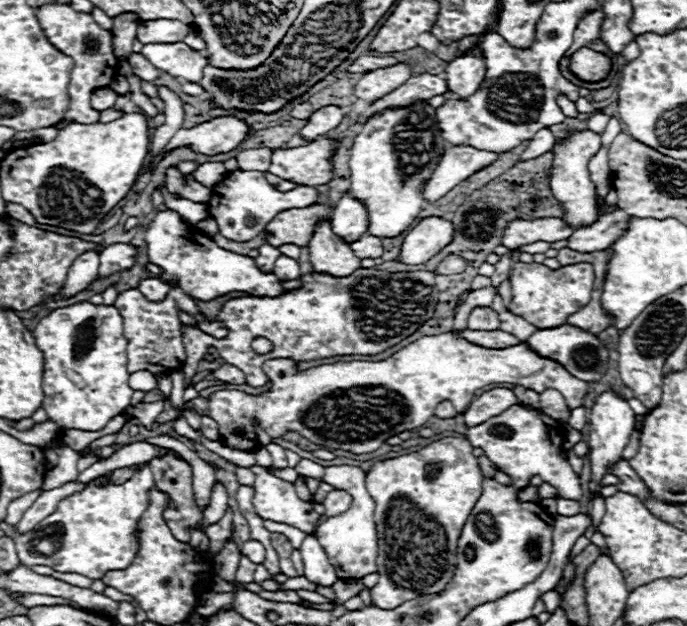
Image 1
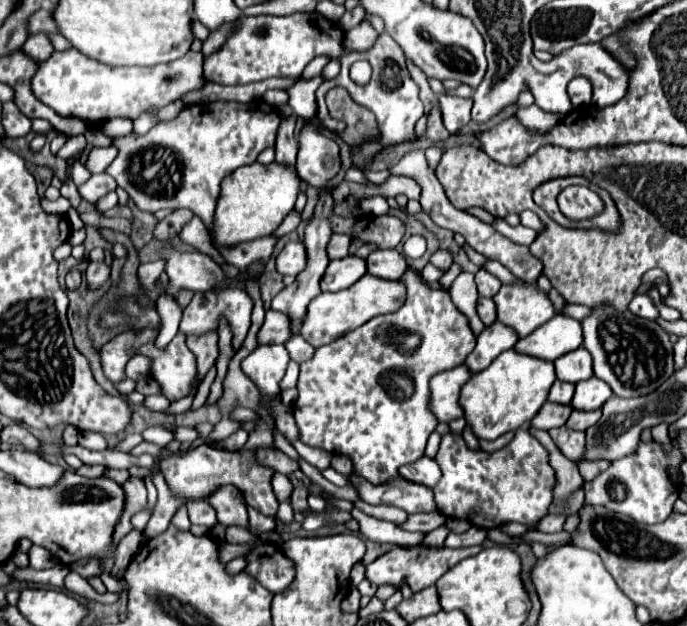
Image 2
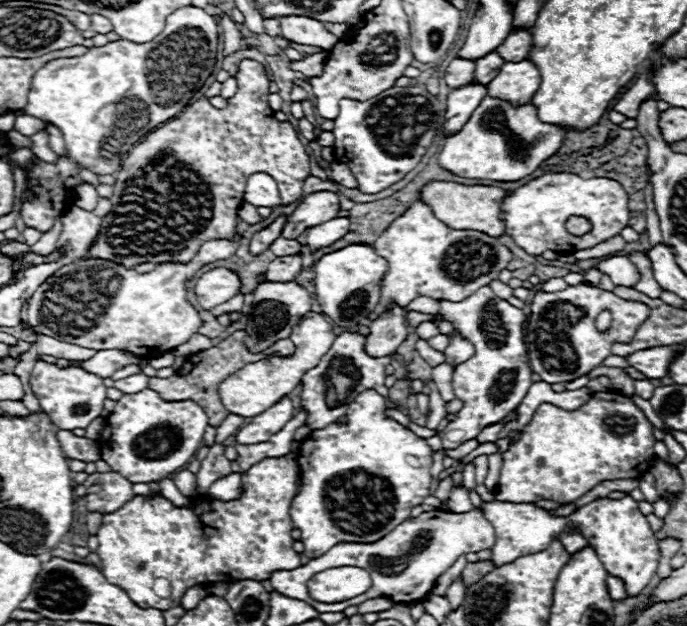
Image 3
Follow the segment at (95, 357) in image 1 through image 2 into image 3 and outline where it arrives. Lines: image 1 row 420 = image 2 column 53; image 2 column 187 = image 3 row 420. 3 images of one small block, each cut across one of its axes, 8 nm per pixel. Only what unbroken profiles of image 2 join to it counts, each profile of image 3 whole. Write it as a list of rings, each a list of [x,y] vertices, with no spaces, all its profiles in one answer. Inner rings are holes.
[[[38,360],[30,374],[30,388],[40,402],[40,408],[52,416],[54,424],[60,430],[76,430],[86,428],[92,420],[102,416],[104,400],[106,400],[106,386],[100,376],[92,376],[84,368],[58,368],[56,364]]]

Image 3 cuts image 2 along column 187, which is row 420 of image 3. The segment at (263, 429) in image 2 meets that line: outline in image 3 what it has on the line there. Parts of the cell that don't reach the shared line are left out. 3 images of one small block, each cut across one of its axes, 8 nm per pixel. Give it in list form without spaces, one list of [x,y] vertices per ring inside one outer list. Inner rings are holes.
[[[490,286],[478,288],[462,302],[440,300],[438,314],[442,314],[444,320],[448,320],[454,330],[460,332],[460,336],[464,336],[470,344],[476,342],[476,354],[454,368],[454,394],[458,400],[462,400],[464,406],[456,414],[456,418],[448,422],[448,426],[440,432],[442,446],[446,450],[452,450],[466,440],[472,440],[472,436],[476,436],[482,428],[504,420],[512,410],[516,410],[532,384],[532,370],[528,364],[522,334],[522,324],[526,316],[520,308],[498,298]],[[504,376],[506,384],[498,384],[504,382]]]

